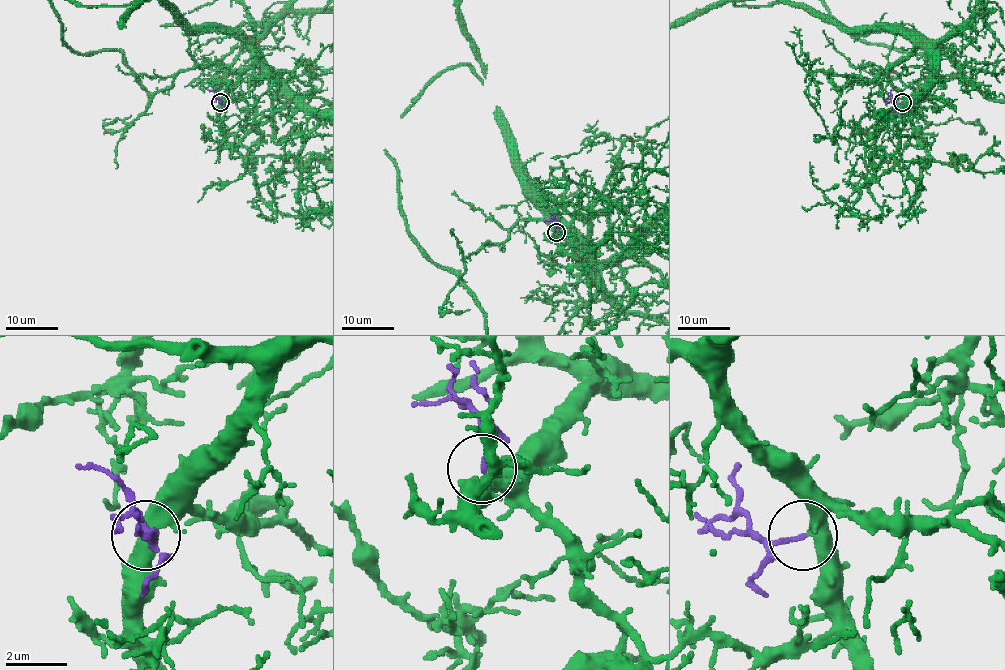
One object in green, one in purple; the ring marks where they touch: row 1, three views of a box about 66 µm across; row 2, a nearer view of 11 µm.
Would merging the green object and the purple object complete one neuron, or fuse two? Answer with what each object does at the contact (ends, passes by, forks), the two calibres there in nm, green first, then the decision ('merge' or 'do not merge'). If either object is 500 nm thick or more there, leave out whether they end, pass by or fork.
green passes by | purple ends | 480/150 nm | merge

